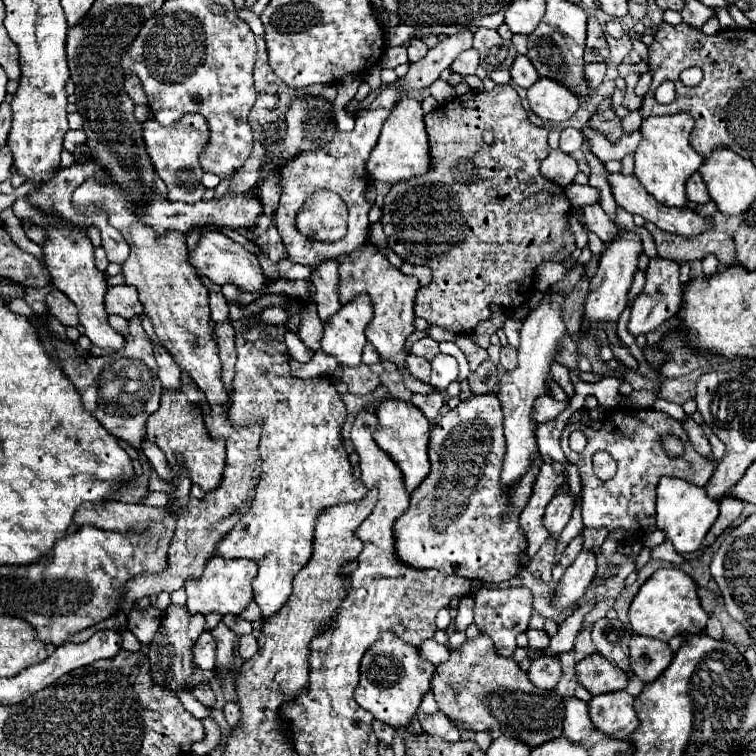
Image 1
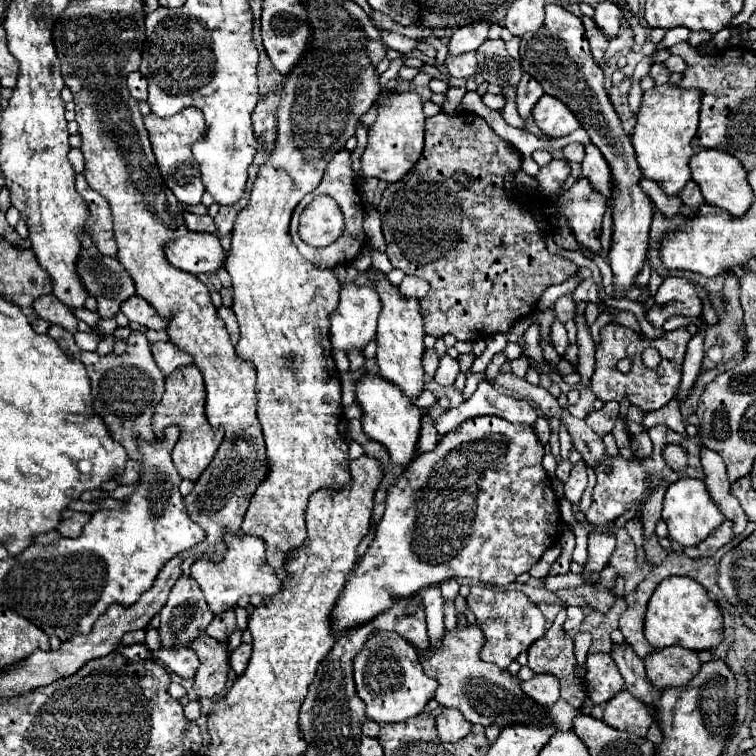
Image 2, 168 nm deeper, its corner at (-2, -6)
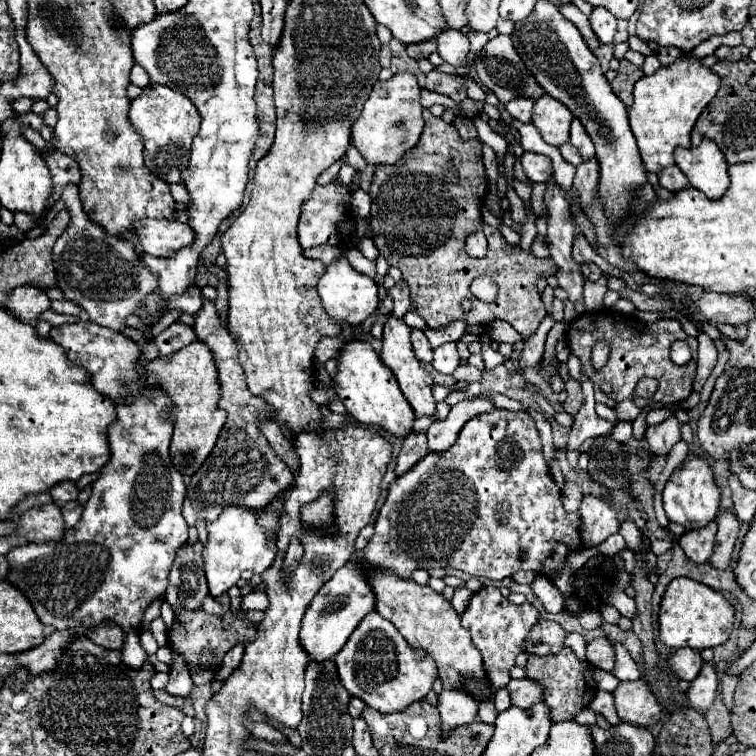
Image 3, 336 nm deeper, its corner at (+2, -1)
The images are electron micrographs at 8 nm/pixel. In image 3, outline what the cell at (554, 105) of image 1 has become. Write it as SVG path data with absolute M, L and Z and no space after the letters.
M543 95L535 101L533 107L533 125L539 129L545 143L561 147L569 141L569 125L571 125L571 111L557 99Z

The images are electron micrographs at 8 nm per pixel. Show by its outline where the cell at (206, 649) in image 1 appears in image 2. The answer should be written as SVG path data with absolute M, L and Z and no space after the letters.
M176 646L158 651L150 651L149 659L163 660L165 666L171 668L175 674L179 674L181 678L193 678L197 668L199 668L199 664L201 664L195 650L191 650L191 648L178 648Z

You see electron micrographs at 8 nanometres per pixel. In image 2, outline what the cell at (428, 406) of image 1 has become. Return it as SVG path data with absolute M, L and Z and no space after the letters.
M423 414L423 422L421 422L421 438L419 438L419 454L421 452L427 452L427 450L433 450L439 442L439 434L435 430L435 420L429 416L429 414Z

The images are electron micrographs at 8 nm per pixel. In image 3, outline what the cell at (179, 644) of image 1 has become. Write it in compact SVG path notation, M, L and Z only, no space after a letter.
M201 541L181 547L177 557L173 559L173 567L169 569L169 587L165 593L165 601L177 609L199 609L203 599L207 597L207 581L201 557Z

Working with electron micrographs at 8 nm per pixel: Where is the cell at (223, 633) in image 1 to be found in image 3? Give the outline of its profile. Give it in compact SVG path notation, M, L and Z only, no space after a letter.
M223 593L221 597L205 597L203 601L203 609L211 615L223 615L229 609L229 595Z

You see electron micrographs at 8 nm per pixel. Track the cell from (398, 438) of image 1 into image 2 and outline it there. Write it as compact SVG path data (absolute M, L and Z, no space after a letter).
M361 378L355 388L357 404L363 408L363 432L383 444L389 452L389 458L397 466L409 466L417 456L417 438L421 430L421 410L407 398L395 384L383 378Z

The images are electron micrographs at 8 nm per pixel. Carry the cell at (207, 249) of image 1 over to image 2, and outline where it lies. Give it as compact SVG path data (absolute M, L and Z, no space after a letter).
M187 232L183 238L165 246L167 260L193 276L217 274L225 266L227 252L223 250L219 236Z

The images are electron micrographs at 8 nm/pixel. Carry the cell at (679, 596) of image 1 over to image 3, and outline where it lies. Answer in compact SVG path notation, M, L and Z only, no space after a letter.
M685 577L673 579L669 583L659 611L661 641L667 647L671 649L691 647L695 651L717 647L729 639L733 623L735 623L735 609L719 591Z

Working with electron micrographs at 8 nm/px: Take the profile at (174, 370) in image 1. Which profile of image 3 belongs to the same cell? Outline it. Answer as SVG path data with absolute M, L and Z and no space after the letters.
M175 321L171 327L167 327L161 335L155 337L155 345L159 347L163 357L183 349L191 341L195 341L195 331L189 325L181 323L181 321Z

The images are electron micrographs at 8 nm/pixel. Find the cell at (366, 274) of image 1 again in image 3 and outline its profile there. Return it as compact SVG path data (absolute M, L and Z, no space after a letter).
M389 317L385 323L385 331L383 331L383 349L381 349L381 359L383 363L393 371L393 375L397 377L397 383L401 387L401 393L405 395L405 399L409 401L415 417L435 417L435 405L437 401L433 399L433 377L423 369L423 365L417 361L413 349L411 349L411 341L409 341L409 333L411 327L407 327L403 323L403 319L395 319Z

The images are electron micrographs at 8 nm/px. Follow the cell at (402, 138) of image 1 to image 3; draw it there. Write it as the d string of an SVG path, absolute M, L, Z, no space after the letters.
M397 73L387 81L377 81L357 121L351 125L351 143L369 165L393 165L401 155L413 149L421 137L425 121L421 117L417 77L411 73Z

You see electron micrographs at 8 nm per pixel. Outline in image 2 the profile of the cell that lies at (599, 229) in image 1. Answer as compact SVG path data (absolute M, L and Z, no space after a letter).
M579 178L577 184L563 192L557 200L559 214L569 220L569 226L583 246L593 252L601 250L601 222L607 206L607 198L593 192L587 178Z

